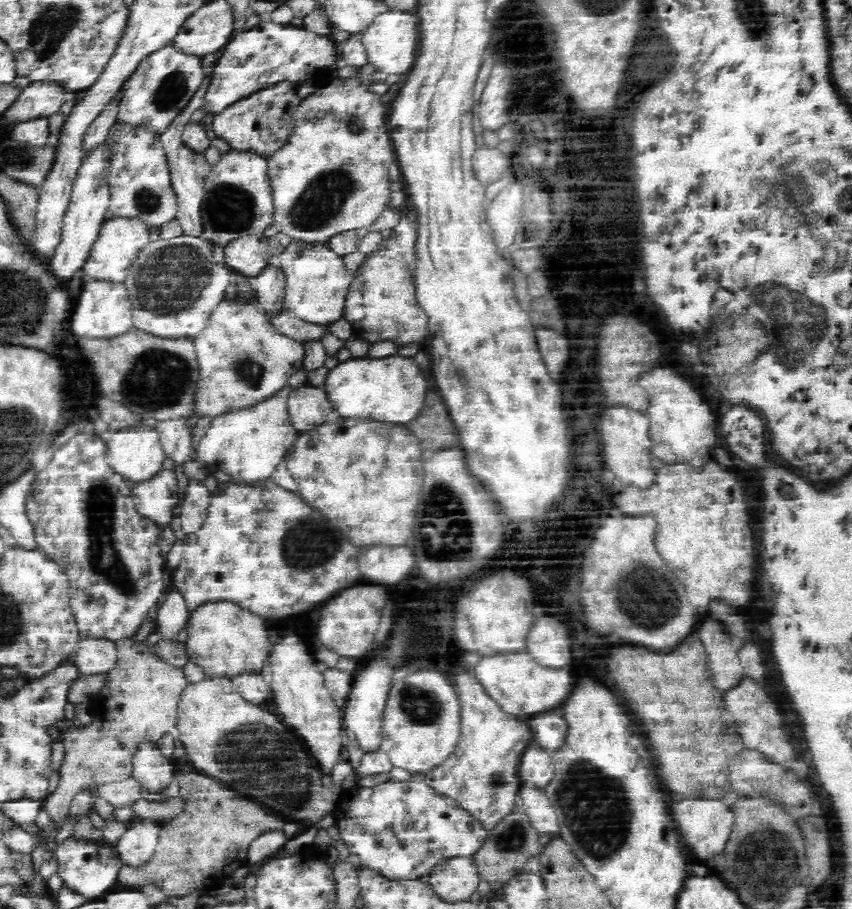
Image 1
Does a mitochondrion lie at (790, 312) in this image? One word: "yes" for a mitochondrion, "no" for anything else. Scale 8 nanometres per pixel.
yes

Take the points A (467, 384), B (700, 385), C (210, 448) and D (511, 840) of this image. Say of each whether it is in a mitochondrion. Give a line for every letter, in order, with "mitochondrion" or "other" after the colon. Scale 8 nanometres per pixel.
A: mitochondrion
B: other
C: other
D: mitochondrion

